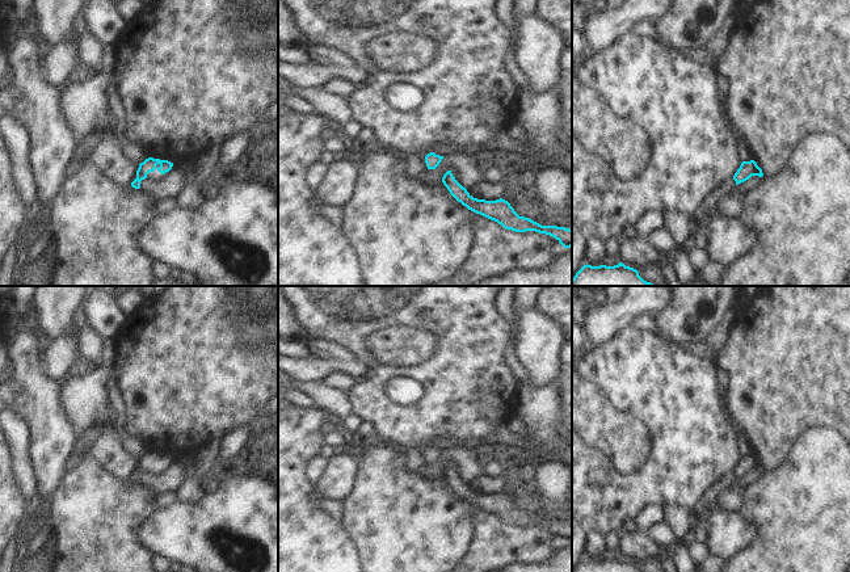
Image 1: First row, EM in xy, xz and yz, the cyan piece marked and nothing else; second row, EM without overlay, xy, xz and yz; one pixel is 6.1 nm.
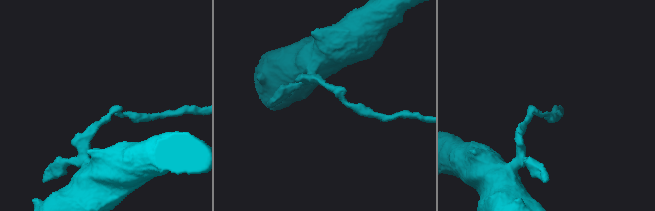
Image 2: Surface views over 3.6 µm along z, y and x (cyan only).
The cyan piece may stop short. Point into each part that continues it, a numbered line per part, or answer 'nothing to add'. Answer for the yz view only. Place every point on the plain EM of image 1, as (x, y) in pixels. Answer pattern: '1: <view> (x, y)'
nothing to add

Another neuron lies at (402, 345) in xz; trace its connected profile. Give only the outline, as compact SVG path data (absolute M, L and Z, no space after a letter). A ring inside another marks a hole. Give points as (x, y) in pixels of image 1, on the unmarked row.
M397 324L367 336L363 352L395 366L417 367L435 356L441 337L430 329Z

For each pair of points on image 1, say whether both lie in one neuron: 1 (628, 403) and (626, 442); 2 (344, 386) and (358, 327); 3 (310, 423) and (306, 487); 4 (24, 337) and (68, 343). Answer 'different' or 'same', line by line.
1: different
2: different
3: same
4: different

